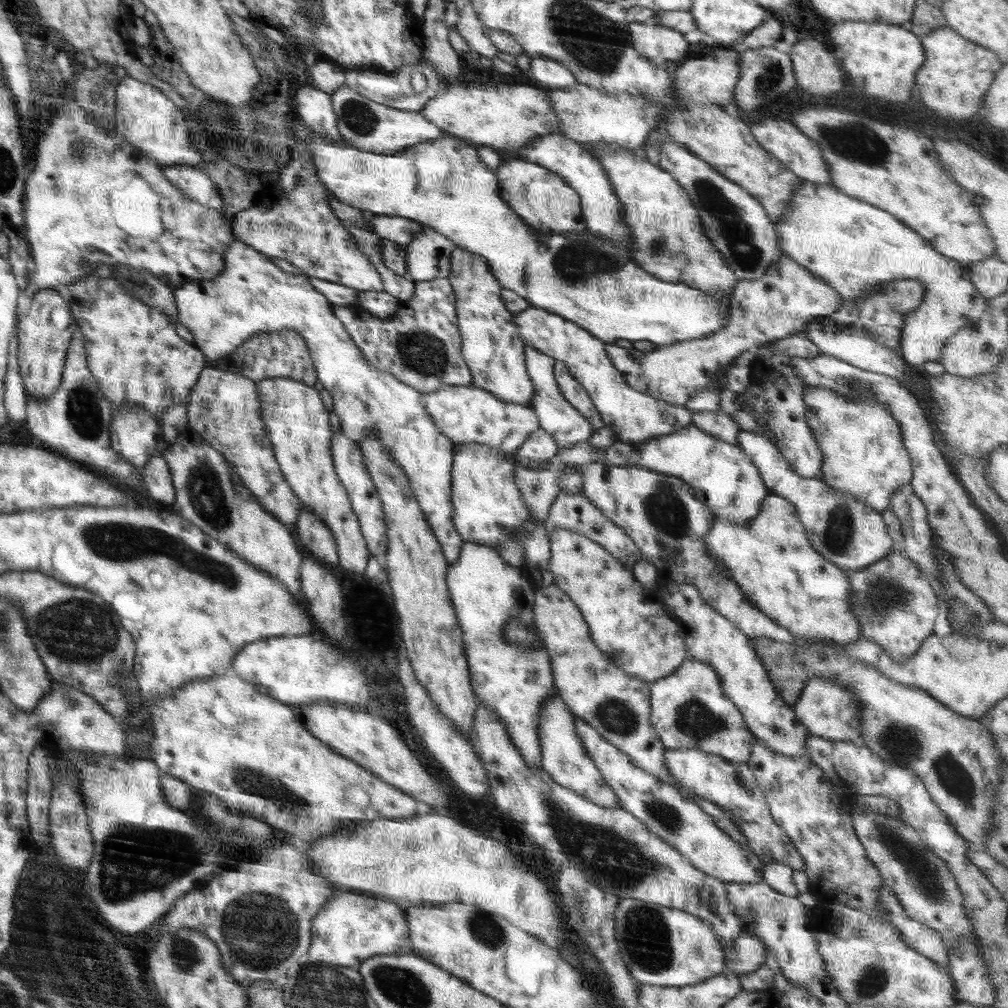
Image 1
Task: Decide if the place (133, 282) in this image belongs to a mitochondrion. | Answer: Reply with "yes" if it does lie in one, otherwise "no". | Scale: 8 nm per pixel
no

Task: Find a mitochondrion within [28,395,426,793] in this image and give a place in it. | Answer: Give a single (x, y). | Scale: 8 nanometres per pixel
(120, 542)

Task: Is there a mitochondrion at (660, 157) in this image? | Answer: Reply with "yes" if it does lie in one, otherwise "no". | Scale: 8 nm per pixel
no

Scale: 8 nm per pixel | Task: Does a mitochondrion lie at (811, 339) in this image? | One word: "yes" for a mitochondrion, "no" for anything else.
no

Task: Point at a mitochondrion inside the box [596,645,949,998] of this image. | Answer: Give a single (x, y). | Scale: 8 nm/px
(647, 936)

